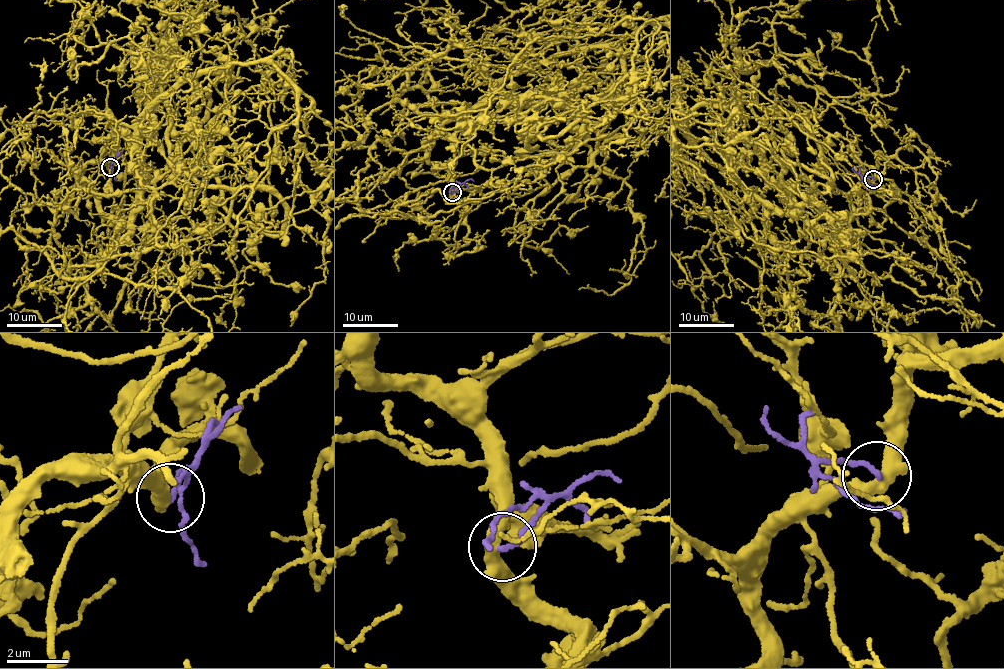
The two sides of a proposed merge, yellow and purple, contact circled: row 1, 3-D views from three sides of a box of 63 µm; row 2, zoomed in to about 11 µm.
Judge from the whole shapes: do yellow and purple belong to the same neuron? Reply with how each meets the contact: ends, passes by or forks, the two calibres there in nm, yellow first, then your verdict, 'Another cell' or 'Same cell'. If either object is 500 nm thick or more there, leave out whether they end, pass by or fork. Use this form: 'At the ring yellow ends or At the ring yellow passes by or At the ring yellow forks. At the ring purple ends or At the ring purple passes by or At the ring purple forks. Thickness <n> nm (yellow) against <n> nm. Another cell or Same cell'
At the ring yellow passes by. At the ring purple ends. Thickness 460 nm (yellow) against 180 nm. Another cell

